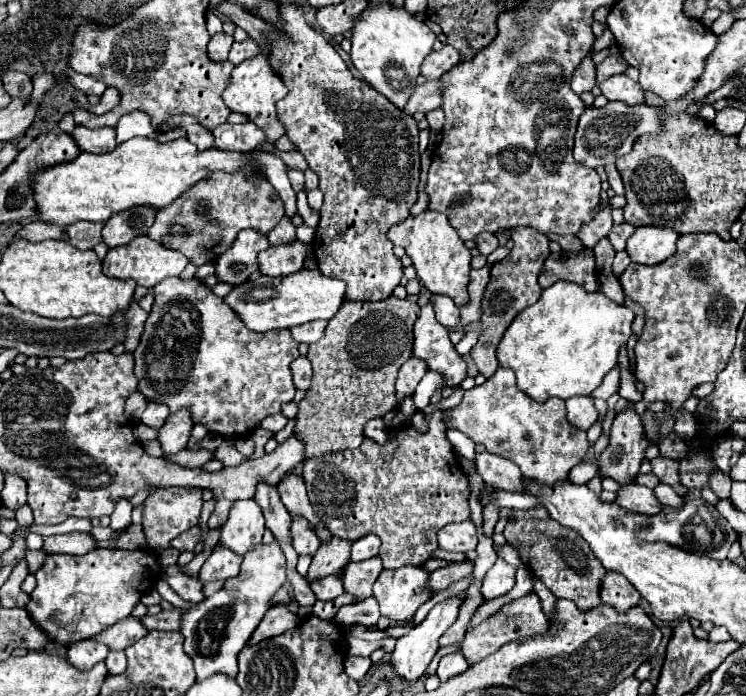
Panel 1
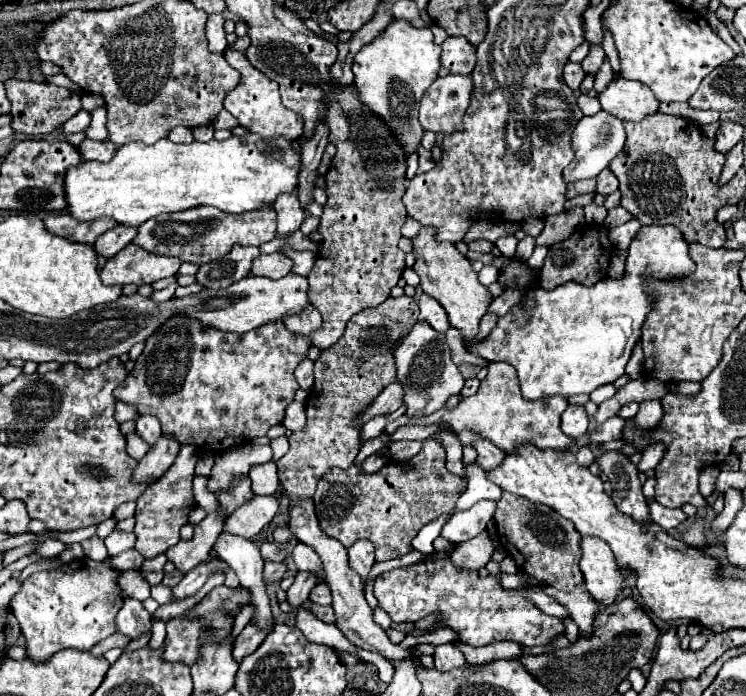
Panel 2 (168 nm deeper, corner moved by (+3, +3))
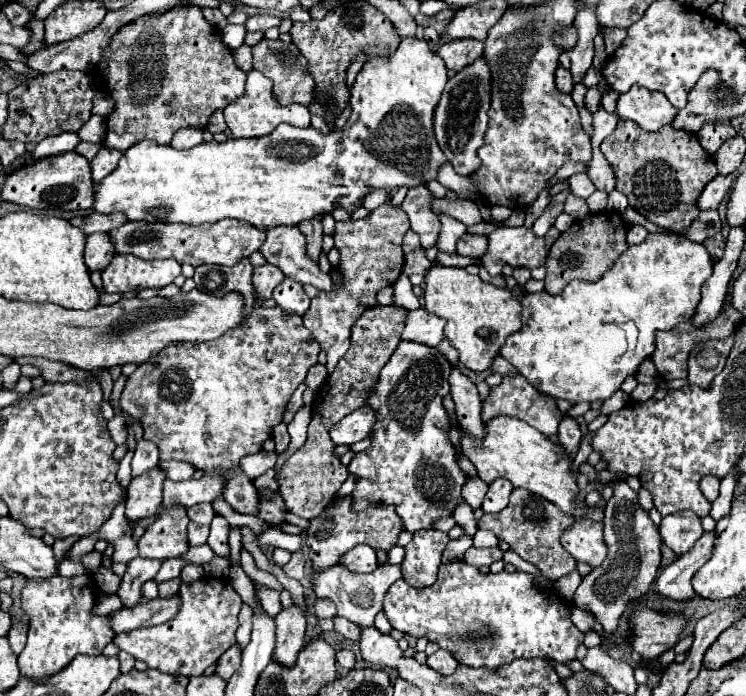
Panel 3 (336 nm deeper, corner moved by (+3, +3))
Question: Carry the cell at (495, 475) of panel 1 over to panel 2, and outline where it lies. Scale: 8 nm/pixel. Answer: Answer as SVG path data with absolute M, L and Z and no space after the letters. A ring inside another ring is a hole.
M480 440L480 442L476 442L474 448L478 450L478 458L476 458L476 462L478 462L478 466L484 468L486 472L498 468L498 466L502 464L502 460L506 458L506 454L504 454L500 448L496 448L492 442L488 442L488 440Z

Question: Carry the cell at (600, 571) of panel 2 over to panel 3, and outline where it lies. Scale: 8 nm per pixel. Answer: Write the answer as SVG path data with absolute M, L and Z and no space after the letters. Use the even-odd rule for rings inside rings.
M582 518L568 526L560 536L560 542L576 562L588 562L592 568L600 566L606 556L602 522L594 522L590 518Z

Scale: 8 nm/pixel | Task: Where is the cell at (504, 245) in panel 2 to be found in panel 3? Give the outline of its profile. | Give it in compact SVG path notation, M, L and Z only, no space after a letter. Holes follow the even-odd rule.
M496 228L492 234L488 234L488 250L482 256L482 264L495 277L502 274L502 268L508 264L512 268L528 268L534 270L542 266L548 258L548 246L542 236L536 236L530 228Z

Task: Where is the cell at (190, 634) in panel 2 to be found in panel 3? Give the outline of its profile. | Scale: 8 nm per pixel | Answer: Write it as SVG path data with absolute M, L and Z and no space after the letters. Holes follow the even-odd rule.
M202 576L192 584L180 584L180 610L178 614L158 626L138 628L114 638L120 650L132 654L136 660L156 668L164 674L182 674L186 678L204 674L206 668L214 666L218 658L234 646L234 634L238 630L238 614L242 598L232 588L230 580Z

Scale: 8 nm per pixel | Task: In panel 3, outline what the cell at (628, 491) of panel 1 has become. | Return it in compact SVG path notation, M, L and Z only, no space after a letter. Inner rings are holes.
M682 510L662 518L660 534L664 544L670 546L676 554L686 554L694 546L694 542L704 534L704 528L694 512Z

